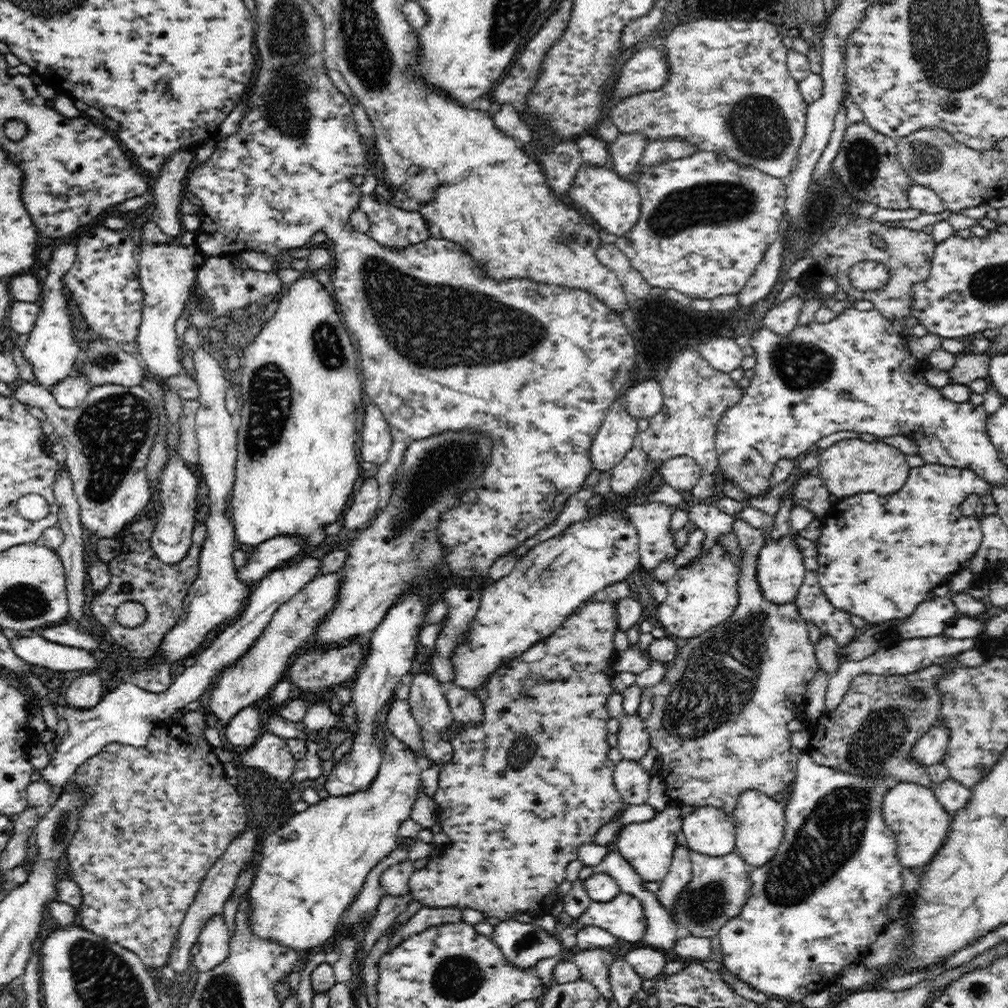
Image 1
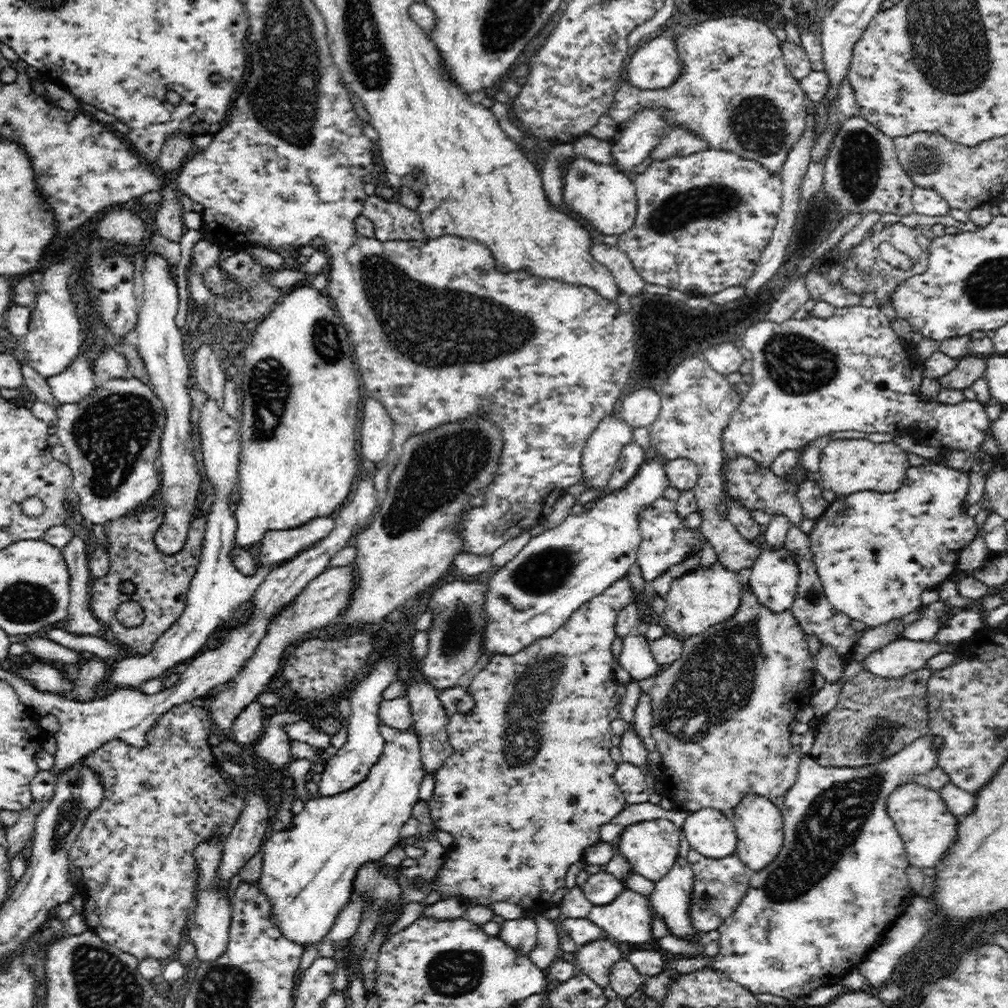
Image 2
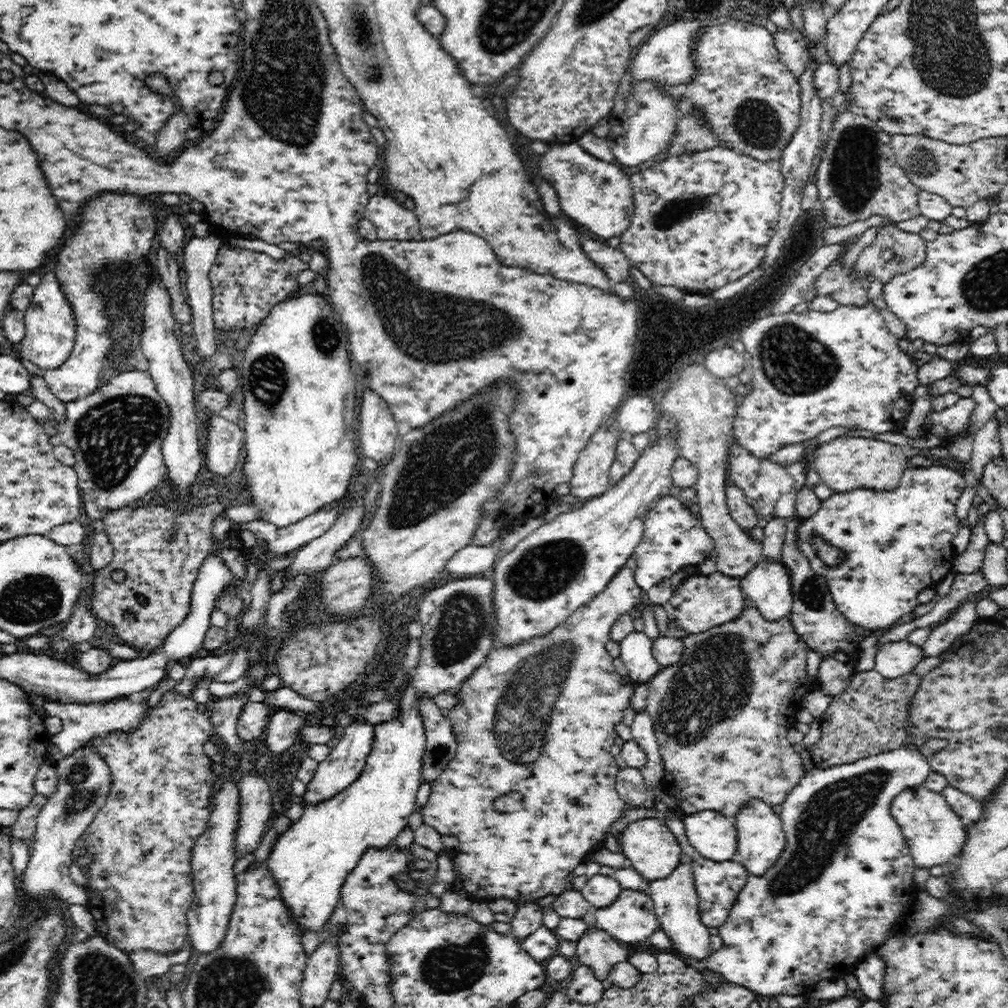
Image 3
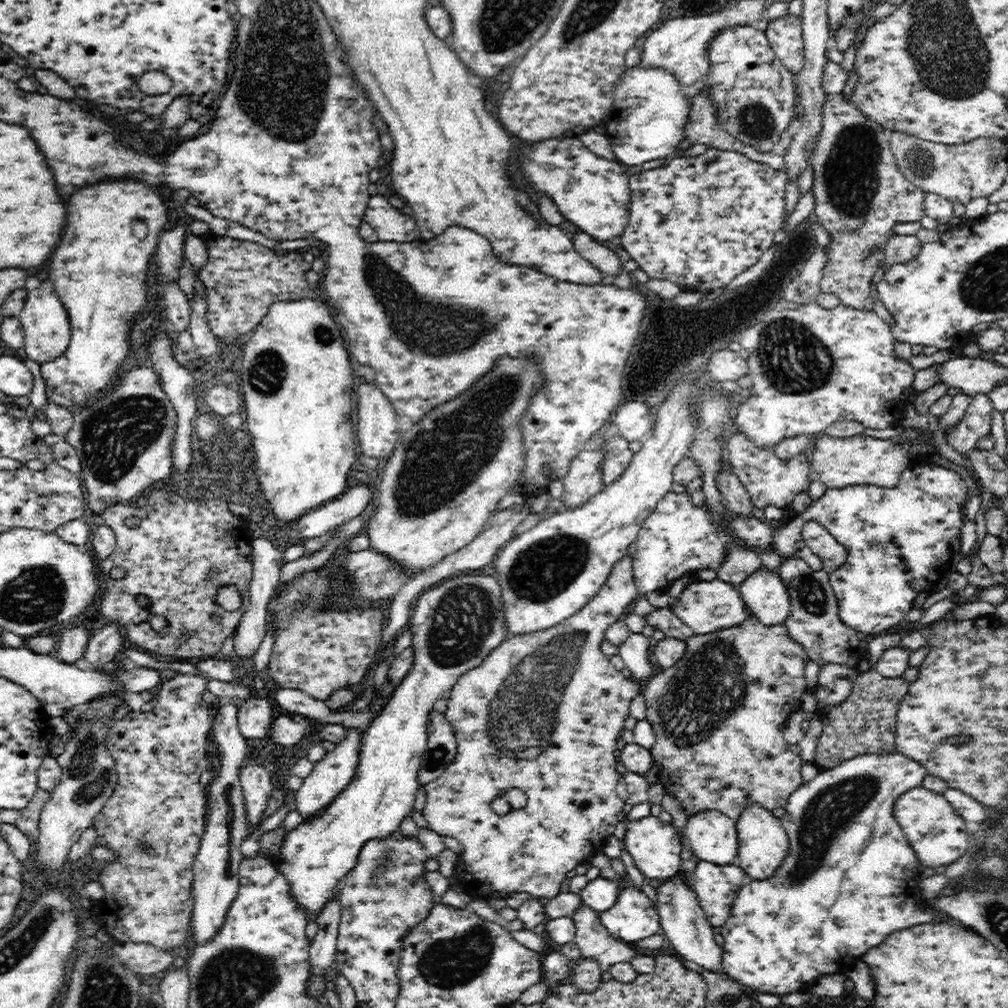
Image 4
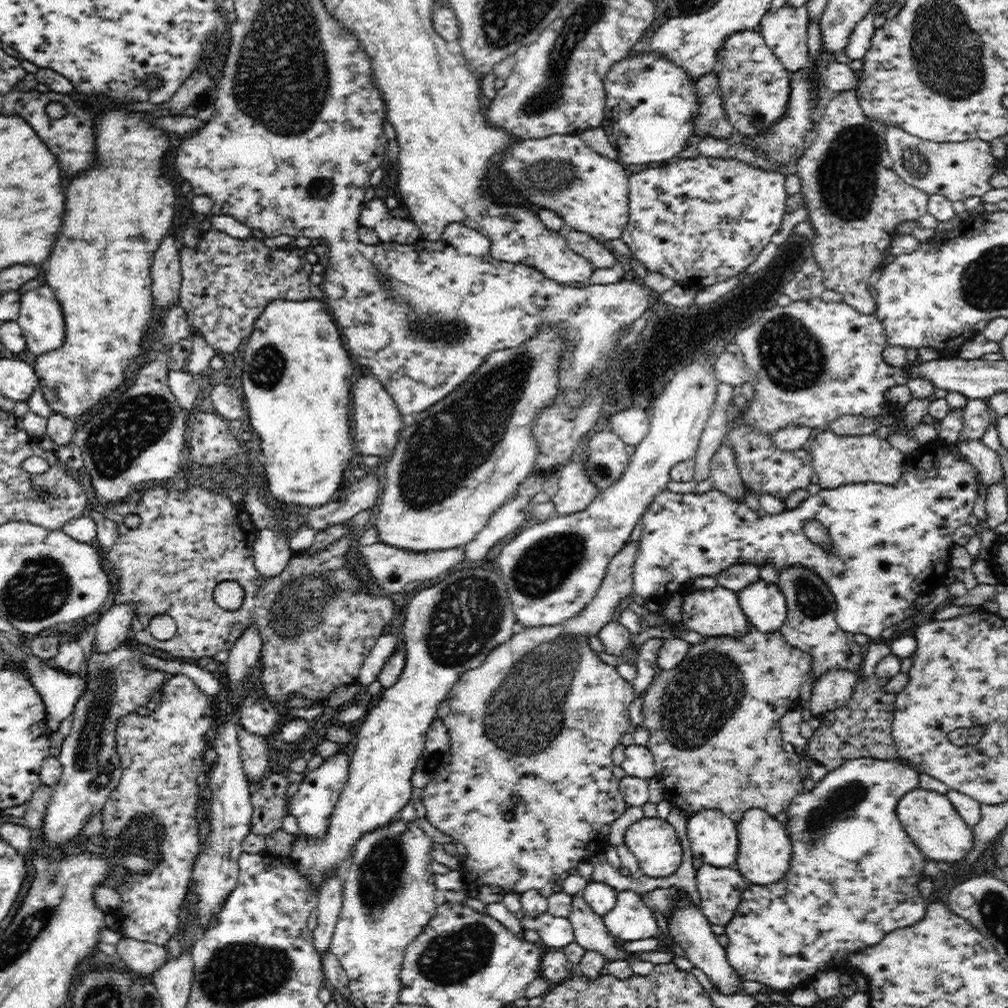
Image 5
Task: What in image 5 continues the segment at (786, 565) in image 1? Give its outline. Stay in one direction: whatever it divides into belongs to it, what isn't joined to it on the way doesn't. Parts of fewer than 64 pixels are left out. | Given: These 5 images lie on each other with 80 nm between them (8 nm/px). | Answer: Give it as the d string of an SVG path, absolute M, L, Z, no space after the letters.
M761 578L738 593L742 614L760 632L774 632L786 622L787 603L776 583Z

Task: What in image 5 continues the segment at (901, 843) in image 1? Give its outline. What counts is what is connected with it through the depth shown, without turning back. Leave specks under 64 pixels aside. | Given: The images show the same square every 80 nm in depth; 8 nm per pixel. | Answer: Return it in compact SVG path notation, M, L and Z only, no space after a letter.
M920 787L907 792L898 801L897 817L912 842L928 860L934 862L958 862L973 847L973 829L959 815L945 794L924 790Z

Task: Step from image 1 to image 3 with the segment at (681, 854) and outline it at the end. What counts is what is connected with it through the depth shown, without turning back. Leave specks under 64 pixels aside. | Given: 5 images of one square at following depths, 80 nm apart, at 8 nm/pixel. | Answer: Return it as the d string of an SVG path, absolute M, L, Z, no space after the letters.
M680 863L666 878L649 881L650 898L659 920L659 926L673 941L673 949L687 957L702 962L710 958L714 951L710 949L710 932L702 924L699 915L698 897L694 886L693 868Z

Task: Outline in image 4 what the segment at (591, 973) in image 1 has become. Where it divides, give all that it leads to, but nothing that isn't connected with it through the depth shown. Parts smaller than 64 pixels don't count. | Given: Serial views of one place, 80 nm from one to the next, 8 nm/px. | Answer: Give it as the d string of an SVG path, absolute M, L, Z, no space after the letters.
M582 904L574 912L576 935L573 943L584 959L594 959L600 971L607 972L614 964L630 963L638 952L630 944L614 939L600 922L599 915L590 907Z

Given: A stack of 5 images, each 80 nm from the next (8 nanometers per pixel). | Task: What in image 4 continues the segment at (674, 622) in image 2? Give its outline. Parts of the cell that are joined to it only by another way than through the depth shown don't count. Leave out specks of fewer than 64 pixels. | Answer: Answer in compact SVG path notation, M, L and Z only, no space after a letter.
M718 578L711 581L692 581L680 594L678 602L669 609L689 626L695 634L708 634L723 628L738 626L748 618L747 608L739 594L738 586L726 583Z

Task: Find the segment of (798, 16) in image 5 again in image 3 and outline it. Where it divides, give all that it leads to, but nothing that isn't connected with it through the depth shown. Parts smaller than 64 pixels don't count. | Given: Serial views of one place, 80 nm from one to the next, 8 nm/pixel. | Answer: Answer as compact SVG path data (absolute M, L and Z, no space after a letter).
M793 27L773 34L774 45L778 50L780 61L796 78L802 76L809 64L809 50L804 43L803 34Z

